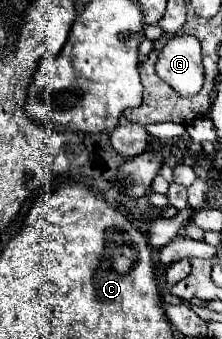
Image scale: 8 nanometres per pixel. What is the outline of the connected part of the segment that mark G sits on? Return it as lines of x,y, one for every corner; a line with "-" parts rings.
191,35
171,37
157,57
155,71
179,95
197,95
203,87
203,63
199,41

